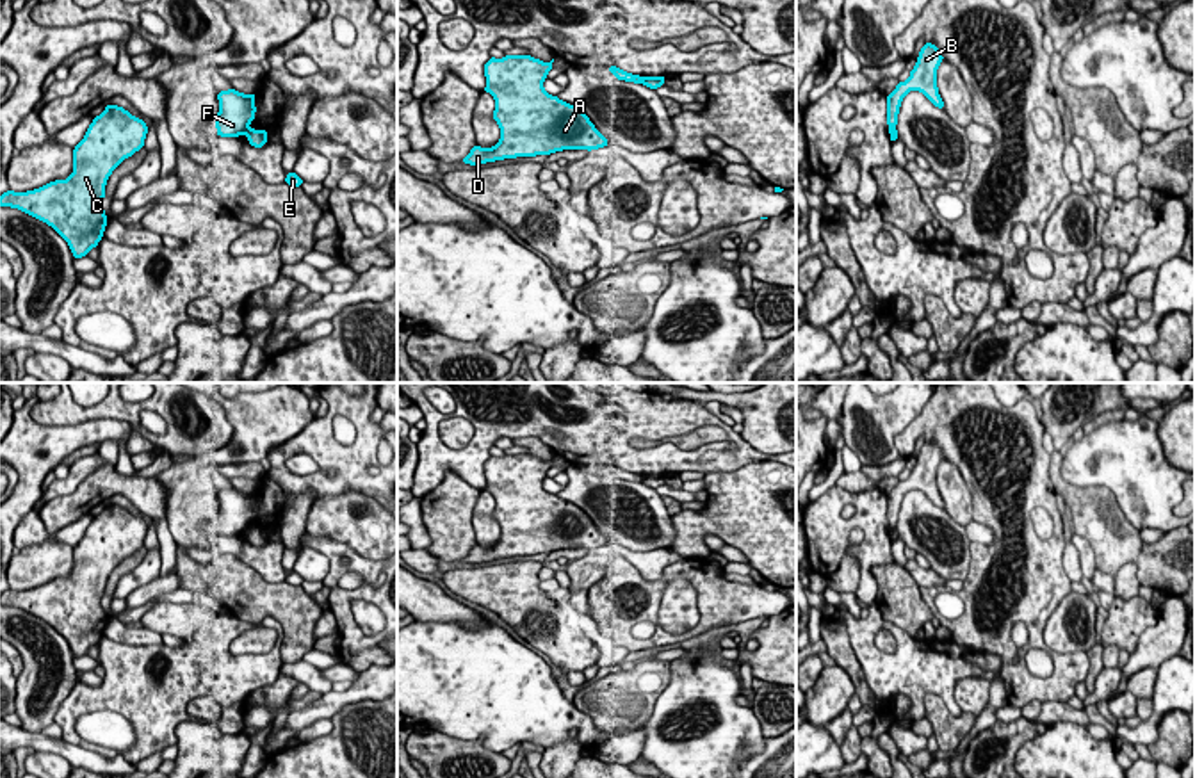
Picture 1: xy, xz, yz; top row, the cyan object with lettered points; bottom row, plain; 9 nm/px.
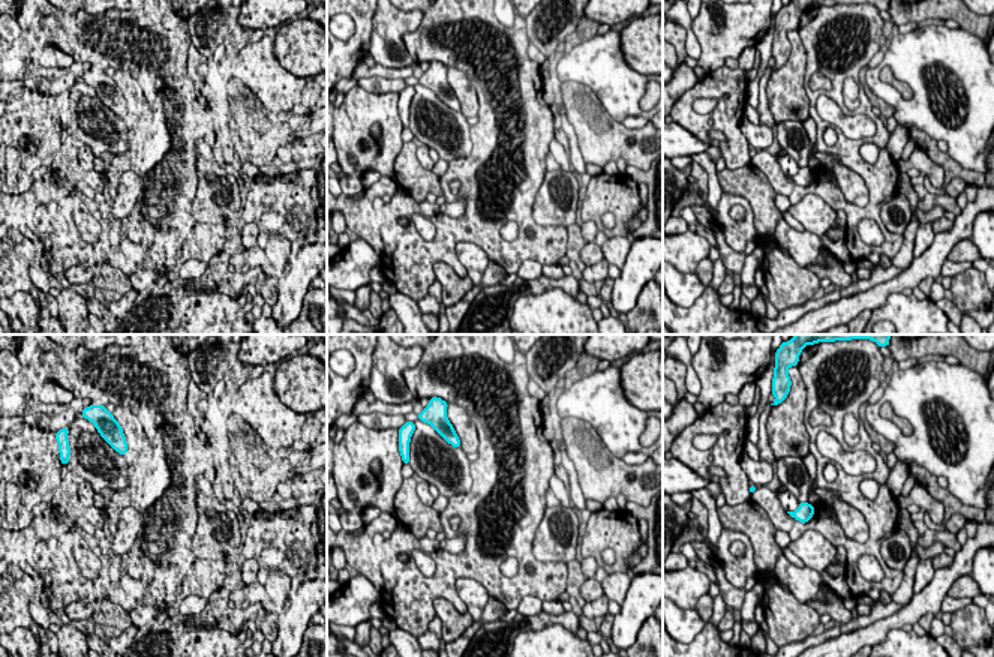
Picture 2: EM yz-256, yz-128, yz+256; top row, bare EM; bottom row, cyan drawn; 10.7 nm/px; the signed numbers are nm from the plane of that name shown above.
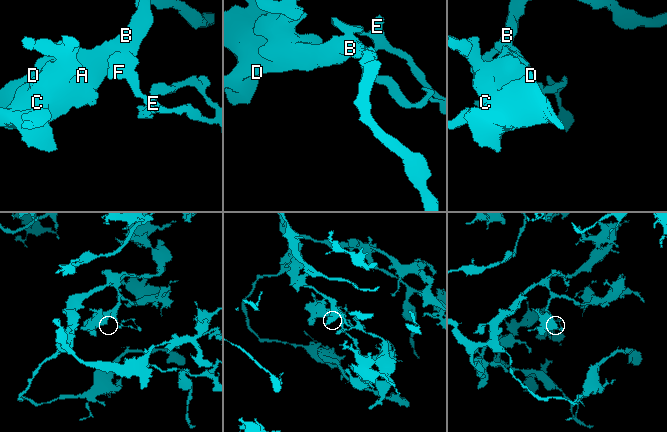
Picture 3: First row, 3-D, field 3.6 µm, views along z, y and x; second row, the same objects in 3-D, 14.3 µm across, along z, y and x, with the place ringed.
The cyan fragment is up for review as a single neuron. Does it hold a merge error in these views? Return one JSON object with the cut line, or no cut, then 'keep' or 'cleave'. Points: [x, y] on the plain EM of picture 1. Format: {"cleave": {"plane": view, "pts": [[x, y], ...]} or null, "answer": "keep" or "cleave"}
{"cleave": {"plane": "xz", "pts": [[643, 476], [640, 481]]}, "answer": "cleave"}

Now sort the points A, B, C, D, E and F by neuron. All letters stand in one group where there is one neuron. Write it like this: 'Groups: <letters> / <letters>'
Groups: A B C D F / E

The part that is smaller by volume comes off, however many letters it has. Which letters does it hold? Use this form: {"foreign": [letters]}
{"foreign": ["E"]}

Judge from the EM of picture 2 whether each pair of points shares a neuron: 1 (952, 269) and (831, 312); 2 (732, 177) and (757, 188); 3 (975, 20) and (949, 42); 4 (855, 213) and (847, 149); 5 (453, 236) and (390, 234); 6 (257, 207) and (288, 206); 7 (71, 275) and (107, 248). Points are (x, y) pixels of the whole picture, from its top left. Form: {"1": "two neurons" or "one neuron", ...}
{"1": "two neurons", "2": "one neuron", "3": "two neurons", "4": "one neuron", "5": "one neuron", "6": "one neuron", "7": "two neurons"}

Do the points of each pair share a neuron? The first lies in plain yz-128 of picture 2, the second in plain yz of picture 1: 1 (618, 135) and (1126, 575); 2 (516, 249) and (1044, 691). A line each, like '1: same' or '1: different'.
1: different
2: same

